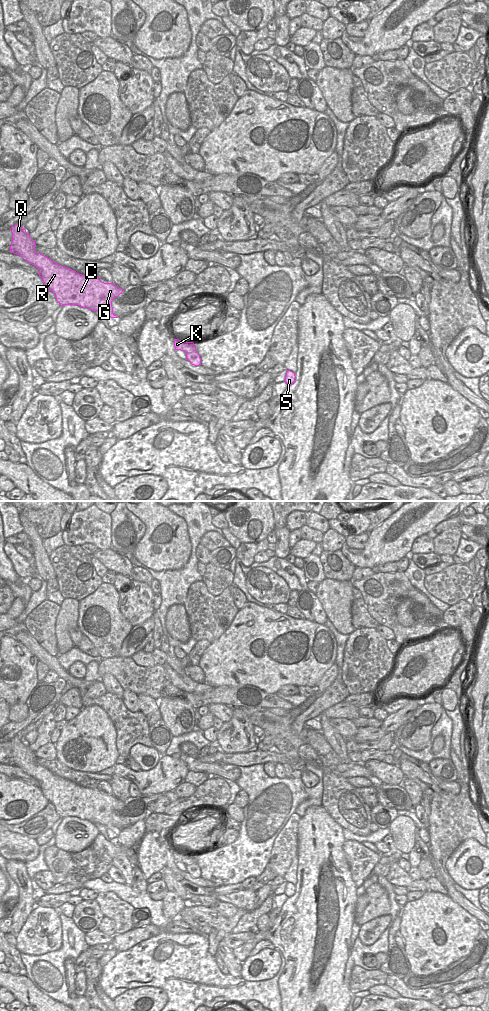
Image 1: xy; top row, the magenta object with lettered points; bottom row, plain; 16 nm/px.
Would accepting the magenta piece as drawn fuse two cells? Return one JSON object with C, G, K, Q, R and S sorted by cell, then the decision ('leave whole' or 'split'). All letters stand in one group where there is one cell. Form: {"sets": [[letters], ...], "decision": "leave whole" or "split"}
{"sets": [["C", "G", "K", "Q", "R", "S"]], "decision": "leave whole"}

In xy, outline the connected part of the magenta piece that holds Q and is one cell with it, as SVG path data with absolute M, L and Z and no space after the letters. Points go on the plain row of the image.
M19 735L10 740L12 754L10 763L21 768L39 782L39 788L49 803L55 806L61 817L78 817L92 823L99 823L111 830L118 830L113 825L112 813L122 806L123 801L114 795L104 795L98 788L85 788L59 777L50 770L35 763L35 752Z

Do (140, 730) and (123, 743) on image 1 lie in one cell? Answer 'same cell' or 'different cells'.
same cell

